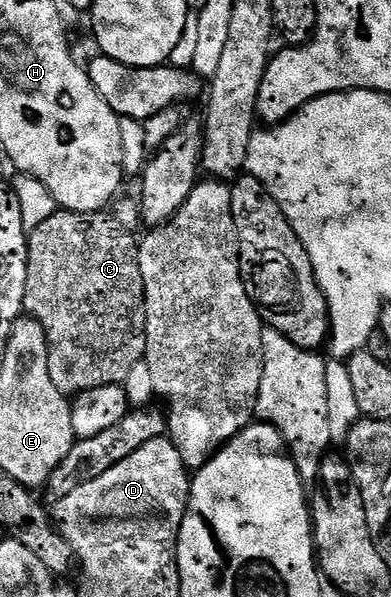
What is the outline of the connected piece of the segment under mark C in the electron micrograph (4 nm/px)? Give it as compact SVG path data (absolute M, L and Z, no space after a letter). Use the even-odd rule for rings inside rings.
M56 210L27 237L27 281L23 306L26 315L39 320L49 342L49 378L62 396L74 398L97 386L122 386L133 366L147 355L147 311L141 278L139 240L110 211Z

